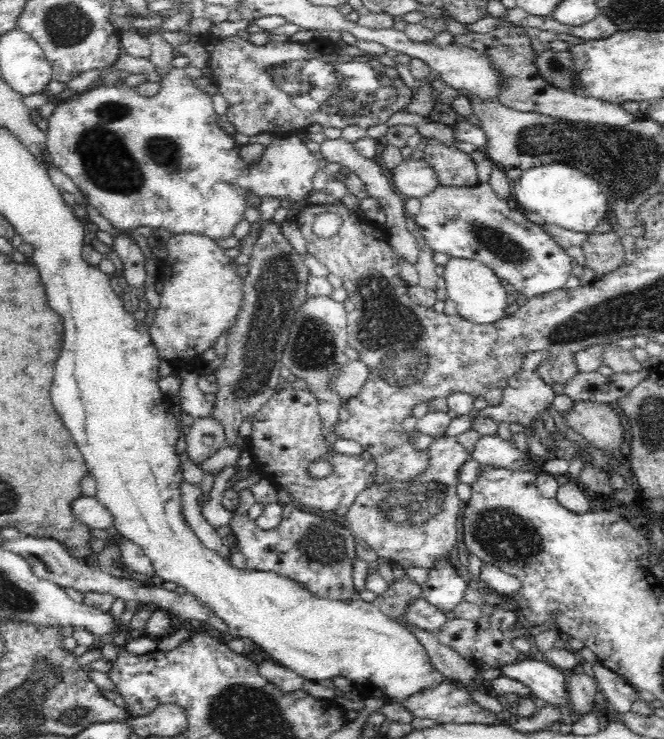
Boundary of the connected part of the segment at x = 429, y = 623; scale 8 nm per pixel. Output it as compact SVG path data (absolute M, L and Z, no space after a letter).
M420 596L407 603L407 607L403 614L399 616L398 621L405 625L413 625L415 628L435 633L447 620L444 612Z

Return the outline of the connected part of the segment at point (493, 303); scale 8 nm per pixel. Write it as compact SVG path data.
M450 257L444 266L446 290L449 298L456 303L459 317L475 325L489 325L506 317L505 309L509 306L506 301L508 293L500 283L501 278L498 278L491 268L478 261L456 257Z

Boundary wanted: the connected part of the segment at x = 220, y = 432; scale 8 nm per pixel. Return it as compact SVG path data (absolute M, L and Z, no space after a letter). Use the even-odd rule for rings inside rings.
M211 416L196 418L186 430L185 451L188 458L200 467L219 448L227 445L223 426Z

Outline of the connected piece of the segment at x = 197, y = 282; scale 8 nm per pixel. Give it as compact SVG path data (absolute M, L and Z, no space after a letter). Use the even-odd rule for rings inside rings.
M172 235L165 243L161 255L170 266L170 276L162 278L163 288L159 293L158 308L155 310L154 318L150 318L149 330L151 344L155 349L156 356L162 361L162 366L173 366L174 370L193 370L202 375L206 370L206 361L202 354L218 346L222 338L230 338L230 329L233 328L237 315L241 313L243 301L245 300L244 282L246 268L238 264L237 257L230 257L226 249L218 246L213 238L207 236Z

